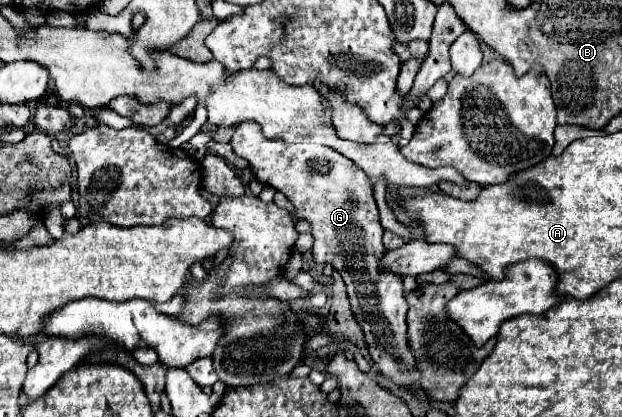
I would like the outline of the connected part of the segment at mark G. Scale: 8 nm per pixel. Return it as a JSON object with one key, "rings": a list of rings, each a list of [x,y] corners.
{"rings":[[[242,122],[232,136],[234,152],[244,158],[256,178],[282,192],[294,206],[294,214],[312,224],[314,260],[332,264],[346,282],[352,312],[364,330],[374,366],[394,384],[418,390],[420,374],[406,348],[406,312],[402,278],[382,268],[382,226],[368,176],[332,148],[316,144],[280,144],[262,136],[256,122]]]}

